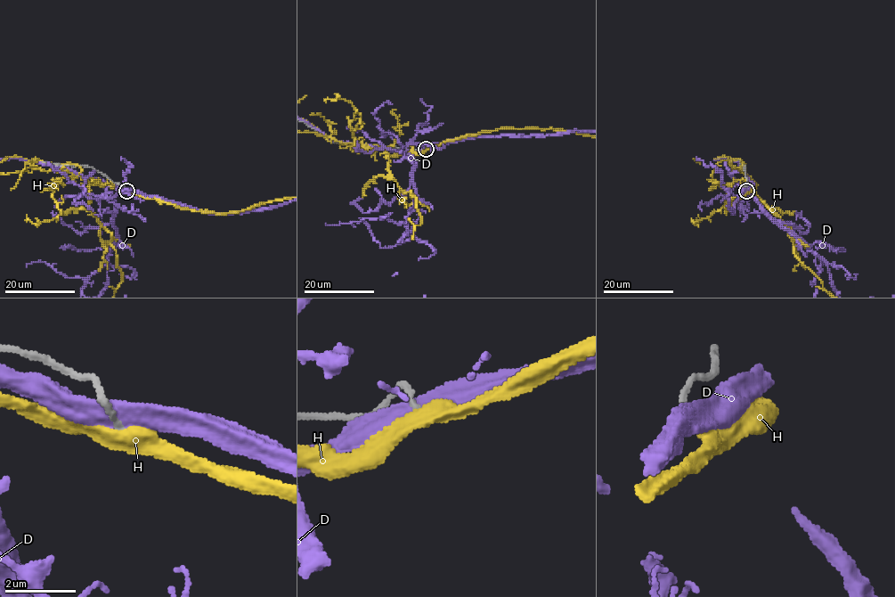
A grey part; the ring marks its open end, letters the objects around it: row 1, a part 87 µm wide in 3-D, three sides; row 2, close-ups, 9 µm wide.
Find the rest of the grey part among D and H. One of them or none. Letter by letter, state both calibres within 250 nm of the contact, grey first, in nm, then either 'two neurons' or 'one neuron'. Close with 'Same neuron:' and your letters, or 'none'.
D: calibres 160 and 500 nm; two neurons
H: calibres 140 and 440 nm; two neurons
Same neuron: none

